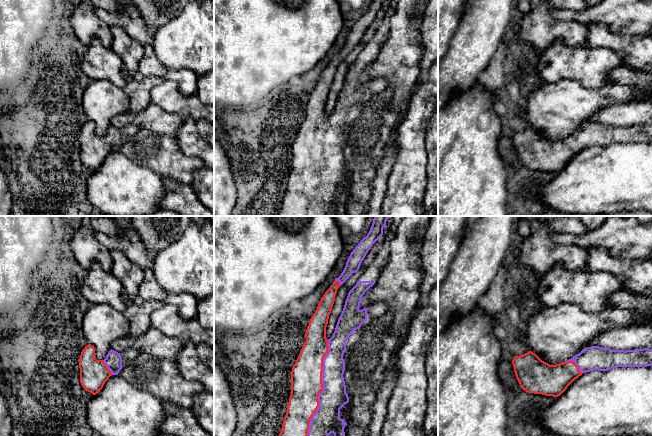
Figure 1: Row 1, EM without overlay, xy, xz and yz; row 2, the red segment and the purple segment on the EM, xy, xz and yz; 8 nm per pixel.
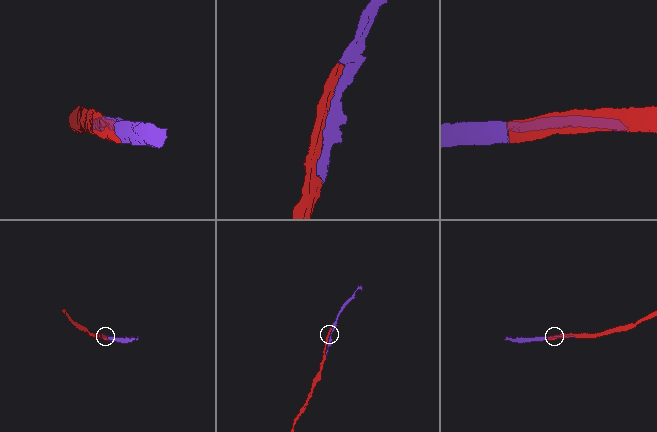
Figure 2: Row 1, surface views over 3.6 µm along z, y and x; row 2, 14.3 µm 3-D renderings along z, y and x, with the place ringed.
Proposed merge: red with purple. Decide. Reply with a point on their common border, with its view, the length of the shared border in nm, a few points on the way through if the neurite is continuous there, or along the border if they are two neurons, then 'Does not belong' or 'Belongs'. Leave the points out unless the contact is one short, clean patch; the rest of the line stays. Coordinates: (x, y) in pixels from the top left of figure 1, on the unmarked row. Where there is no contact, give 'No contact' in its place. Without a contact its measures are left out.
Touches red at xz (322, 165). Shared border 800 nm. Belongs

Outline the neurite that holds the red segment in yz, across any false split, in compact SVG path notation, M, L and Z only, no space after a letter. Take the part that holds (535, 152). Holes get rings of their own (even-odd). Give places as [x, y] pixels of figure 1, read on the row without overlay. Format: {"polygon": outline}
{"polygon": "M591 122L571 135L550 141L529 127L512 136L516 154L528 169L558 173L583 149L617 143L652 142L652 125L612 126Z"}

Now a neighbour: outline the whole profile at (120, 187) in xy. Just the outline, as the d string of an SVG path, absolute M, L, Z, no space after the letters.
M112 151L87 182L87 197L95 209L110 216L150 216L165 195L163 177L135 164L123 153Z

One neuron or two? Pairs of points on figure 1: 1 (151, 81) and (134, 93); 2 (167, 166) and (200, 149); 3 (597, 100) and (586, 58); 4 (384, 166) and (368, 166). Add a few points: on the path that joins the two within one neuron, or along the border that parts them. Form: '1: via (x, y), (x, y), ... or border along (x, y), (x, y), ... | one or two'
1: via (147, 84), (138, 92) | one
2: border along (175, 137), (183, 153), (198, 157), (203, 163) | two
3: border along (572, 79), (591, 88), (612, 84) | two
4: border along (386, 144), (381, 161), (377, 166), (371, 189) | two

